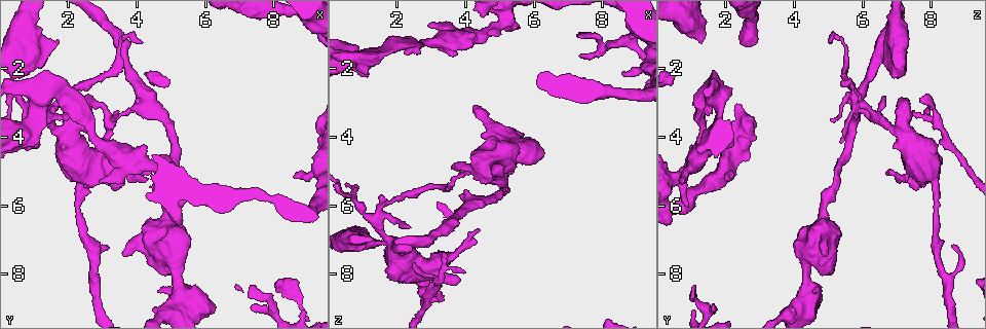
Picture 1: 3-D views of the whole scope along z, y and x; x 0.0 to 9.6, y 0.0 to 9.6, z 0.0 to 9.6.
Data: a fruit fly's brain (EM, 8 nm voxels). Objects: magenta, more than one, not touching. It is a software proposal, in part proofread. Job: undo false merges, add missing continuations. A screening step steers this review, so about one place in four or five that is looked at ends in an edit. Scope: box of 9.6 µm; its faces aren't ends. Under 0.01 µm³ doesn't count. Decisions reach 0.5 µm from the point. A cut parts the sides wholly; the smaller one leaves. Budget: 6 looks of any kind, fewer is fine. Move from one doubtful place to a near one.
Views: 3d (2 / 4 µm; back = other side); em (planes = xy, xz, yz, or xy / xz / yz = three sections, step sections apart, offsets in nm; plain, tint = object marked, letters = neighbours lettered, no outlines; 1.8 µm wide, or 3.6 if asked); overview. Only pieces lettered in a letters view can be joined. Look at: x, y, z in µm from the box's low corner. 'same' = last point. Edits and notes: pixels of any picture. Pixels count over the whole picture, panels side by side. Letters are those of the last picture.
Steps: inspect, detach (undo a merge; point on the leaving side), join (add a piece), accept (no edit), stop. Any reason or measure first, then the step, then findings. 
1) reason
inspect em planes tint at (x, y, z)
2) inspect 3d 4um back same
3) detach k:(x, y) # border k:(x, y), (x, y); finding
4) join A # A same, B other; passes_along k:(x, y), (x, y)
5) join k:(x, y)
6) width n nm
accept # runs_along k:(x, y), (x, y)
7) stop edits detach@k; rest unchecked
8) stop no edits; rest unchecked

inspect em planes letters at (1.35, 2.05, 1.60)

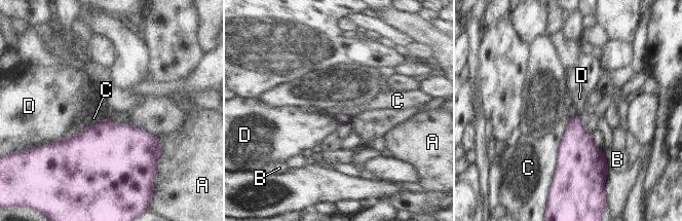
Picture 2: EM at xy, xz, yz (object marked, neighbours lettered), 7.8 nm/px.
accept # A other, B other, C other, D other; border 2:(570, 114), (551, 182); no lettered piece goes on from it

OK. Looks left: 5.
branch stops here
inspect 3d 2um at (3.45, 3.25, 7.50)

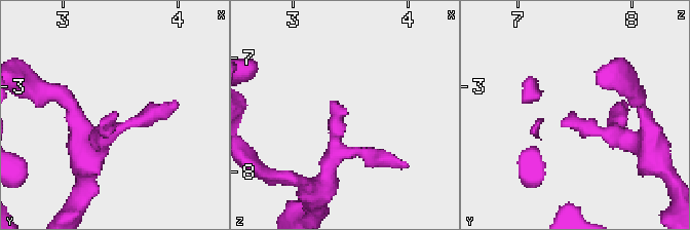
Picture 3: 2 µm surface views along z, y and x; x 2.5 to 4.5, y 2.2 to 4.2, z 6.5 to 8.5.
inspect em xy step 4 letters at (3.50, 3.24, 7.50)

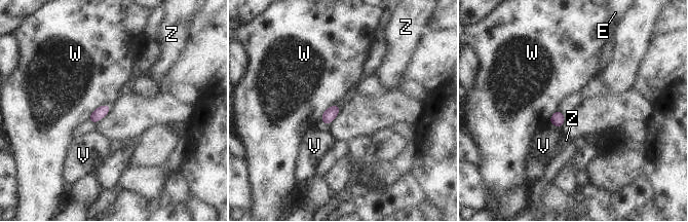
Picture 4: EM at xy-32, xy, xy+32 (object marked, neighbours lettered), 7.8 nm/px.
inspect em yz step 16 letters same

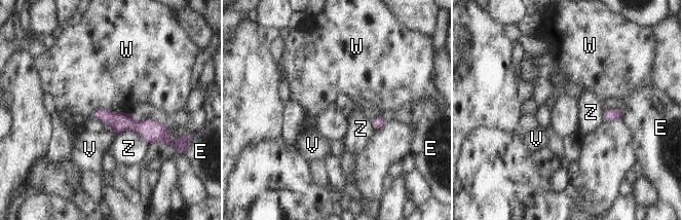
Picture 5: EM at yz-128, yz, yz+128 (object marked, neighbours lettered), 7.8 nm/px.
accept # E other, V other, W other, Z other; runs_along 5:(96, 115), (161, 131); no lettered piece goes on from it

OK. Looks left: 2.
a narrow waist
inspect em planes plain at (1.45, 3.40, 6.35)

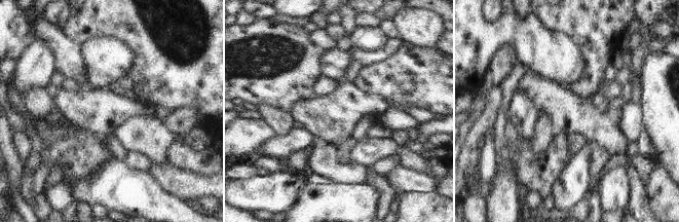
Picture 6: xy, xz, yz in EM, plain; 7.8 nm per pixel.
what lies round it
inspect em planes letters same

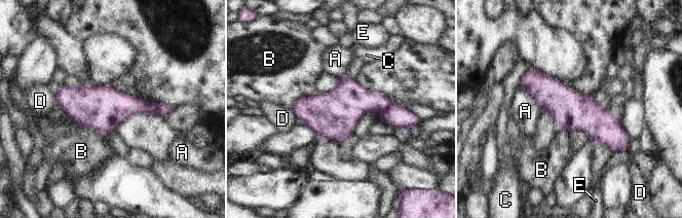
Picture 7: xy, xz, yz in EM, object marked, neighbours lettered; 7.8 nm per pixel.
width 300 nm
detach 7:(401, 118) # A other, B other, C other, D other, E other; border 7:(391, 105), (379, 112); two cells meet here

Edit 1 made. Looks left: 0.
stop edits detach@7; rest unchecked

